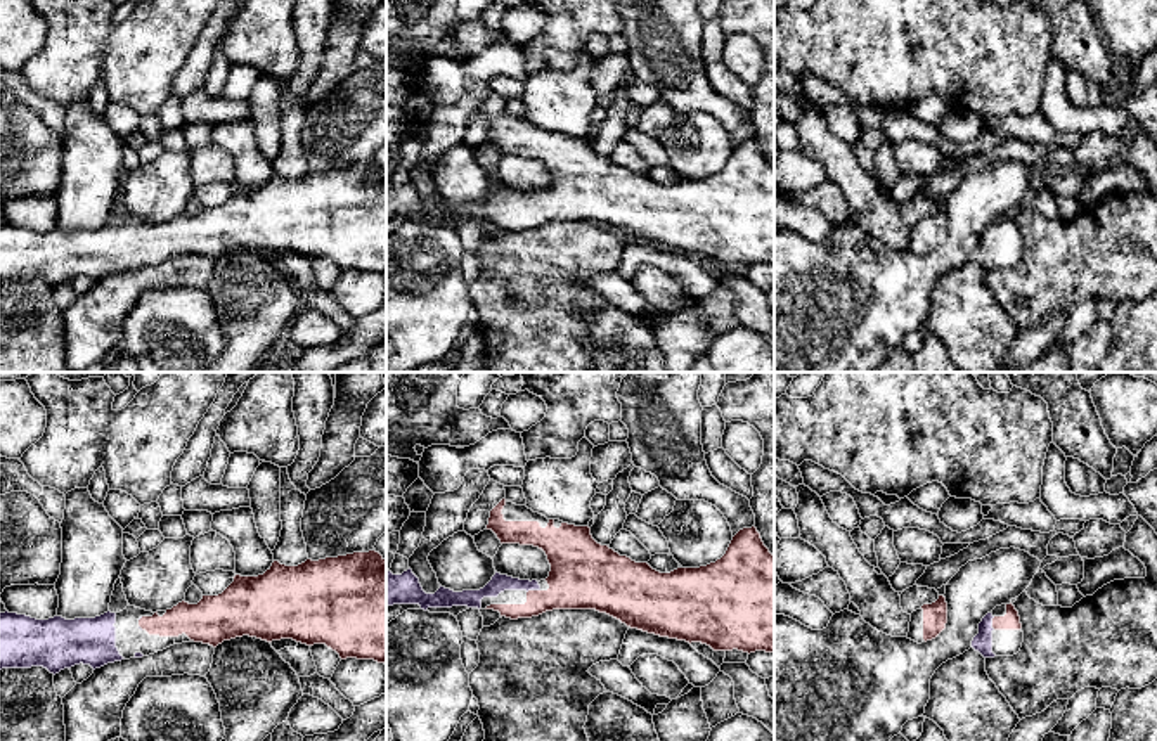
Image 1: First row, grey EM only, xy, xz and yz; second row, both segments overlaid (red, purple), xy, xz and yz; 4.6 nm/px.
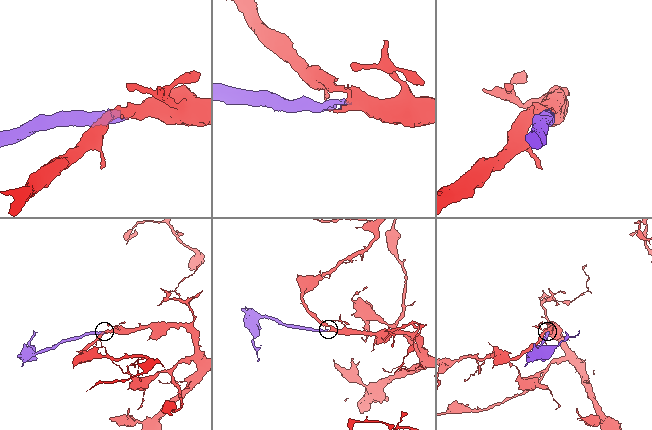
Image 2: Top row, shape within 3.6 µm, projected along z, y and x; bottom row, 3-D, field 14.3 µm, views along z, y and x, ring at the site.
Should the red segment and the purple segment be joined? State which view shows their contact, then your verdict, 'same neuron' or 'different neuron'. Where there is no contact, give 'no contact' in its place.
meets red in xz; same neuron

